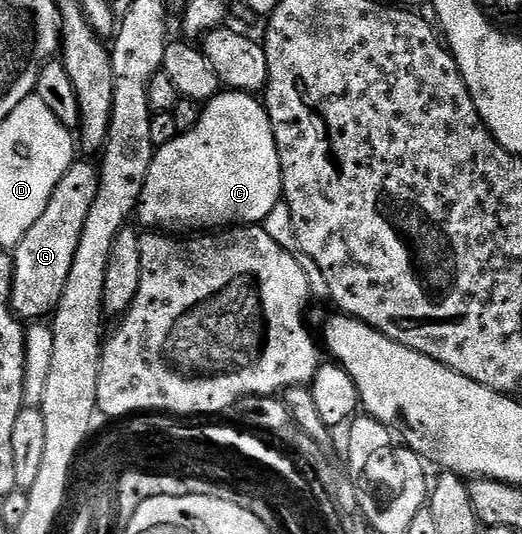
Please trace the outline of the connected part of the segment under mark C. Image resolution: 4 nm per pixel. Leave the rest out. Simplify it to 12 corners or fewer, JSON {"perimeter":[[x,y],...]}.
{"perimeter":[[221,90],[155,148],[148,229],[260,225],[282,201],[255,94]]}

